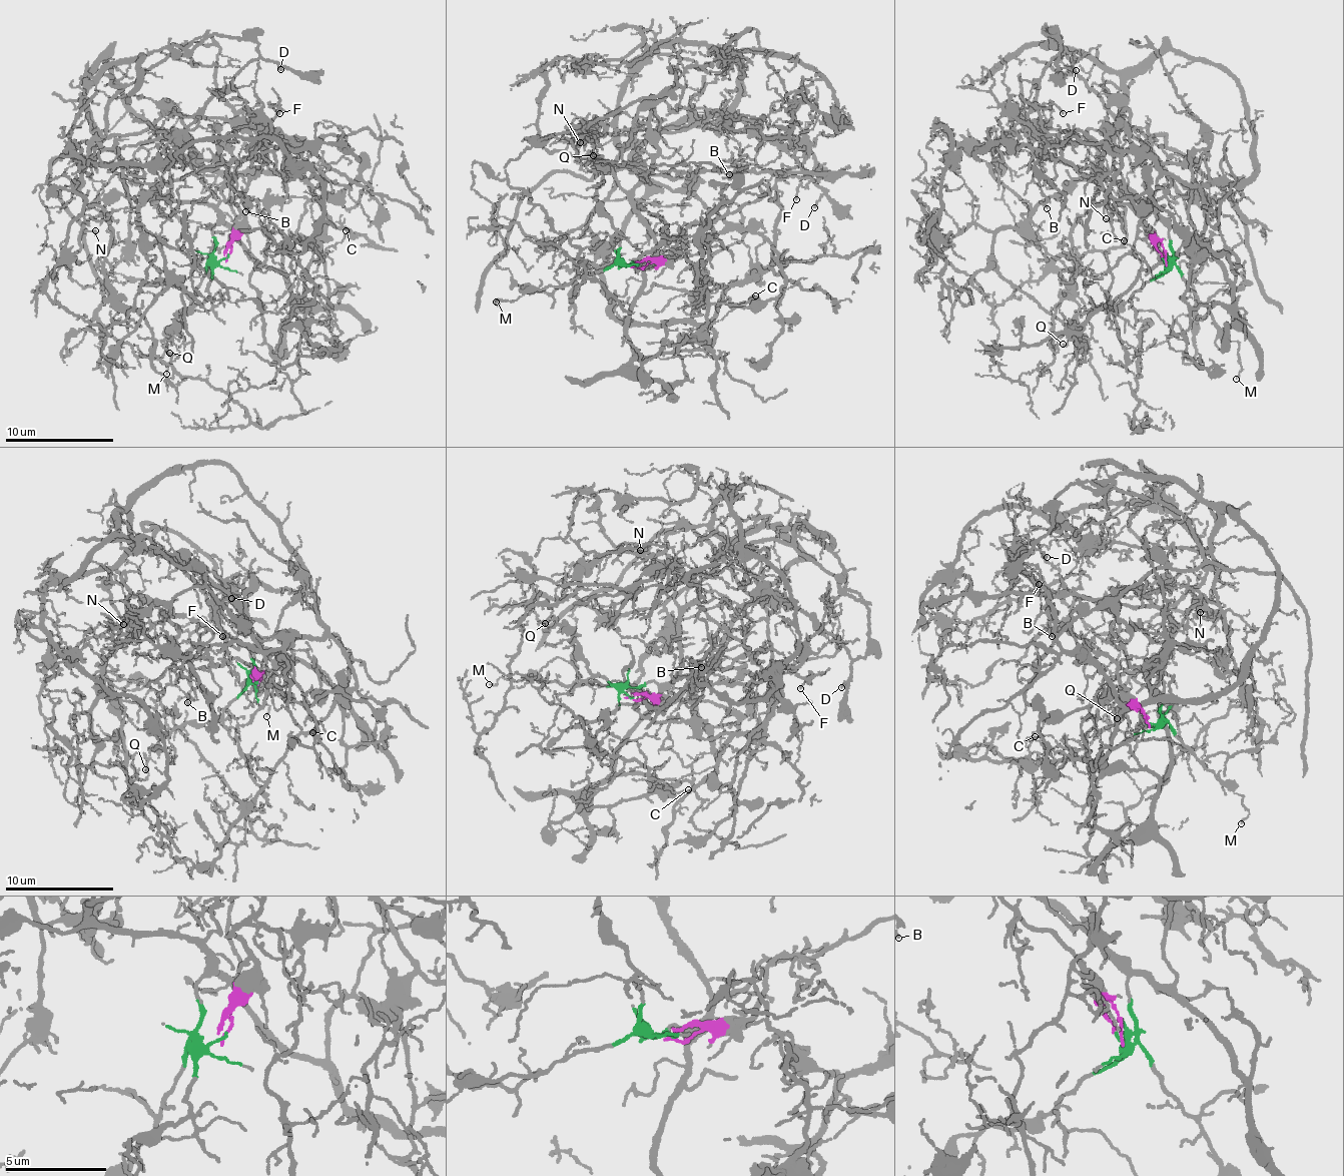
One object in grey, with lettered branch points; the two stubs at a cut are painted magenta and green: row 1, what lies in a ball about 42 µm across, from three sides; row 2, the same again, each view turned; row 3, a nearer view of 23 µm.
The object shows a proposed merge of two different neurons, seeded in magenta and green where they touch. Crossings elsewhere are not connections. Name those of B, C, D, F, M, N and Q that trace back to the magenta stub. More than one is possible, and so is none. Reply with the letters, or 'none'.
F

